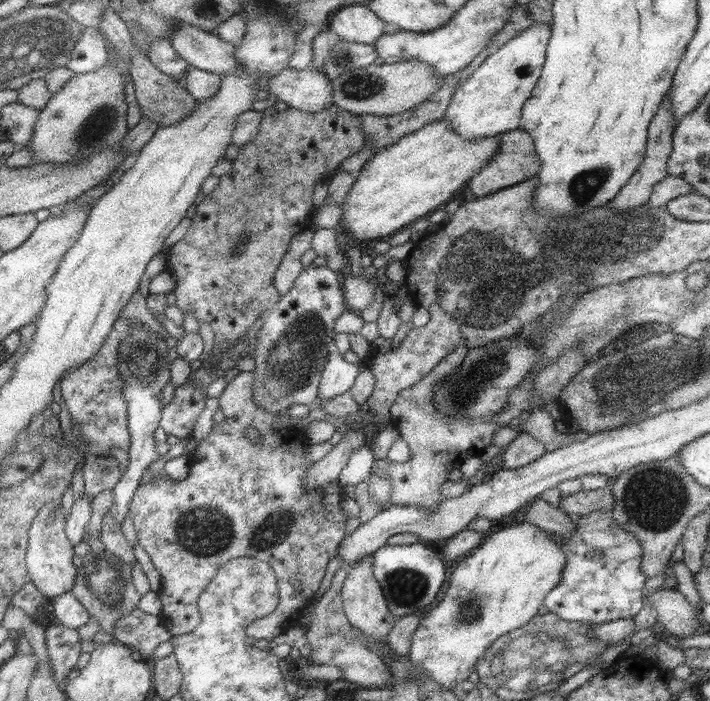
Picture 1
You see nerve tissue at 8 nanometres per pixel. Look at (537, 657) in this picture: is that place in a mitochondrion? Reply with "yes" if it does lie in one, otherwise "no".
yes

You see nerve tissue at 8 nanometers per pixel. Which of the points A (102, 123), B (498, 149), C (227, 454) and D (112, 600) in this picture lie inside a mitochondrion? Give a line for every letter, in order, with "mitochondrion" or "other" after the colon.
A: mitochondrion
B: other
C: other
D: mitochondrion

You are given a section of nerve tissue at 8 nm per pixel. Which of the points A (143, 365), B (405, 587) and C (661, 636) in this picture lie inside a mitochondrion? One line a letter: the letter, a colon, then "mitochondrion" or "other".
A: mitochondrion
B: mitochondrion
C: other

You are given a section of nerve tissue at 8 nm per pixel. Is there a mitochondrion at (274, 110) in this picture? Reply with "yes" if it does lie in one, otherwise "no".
no

